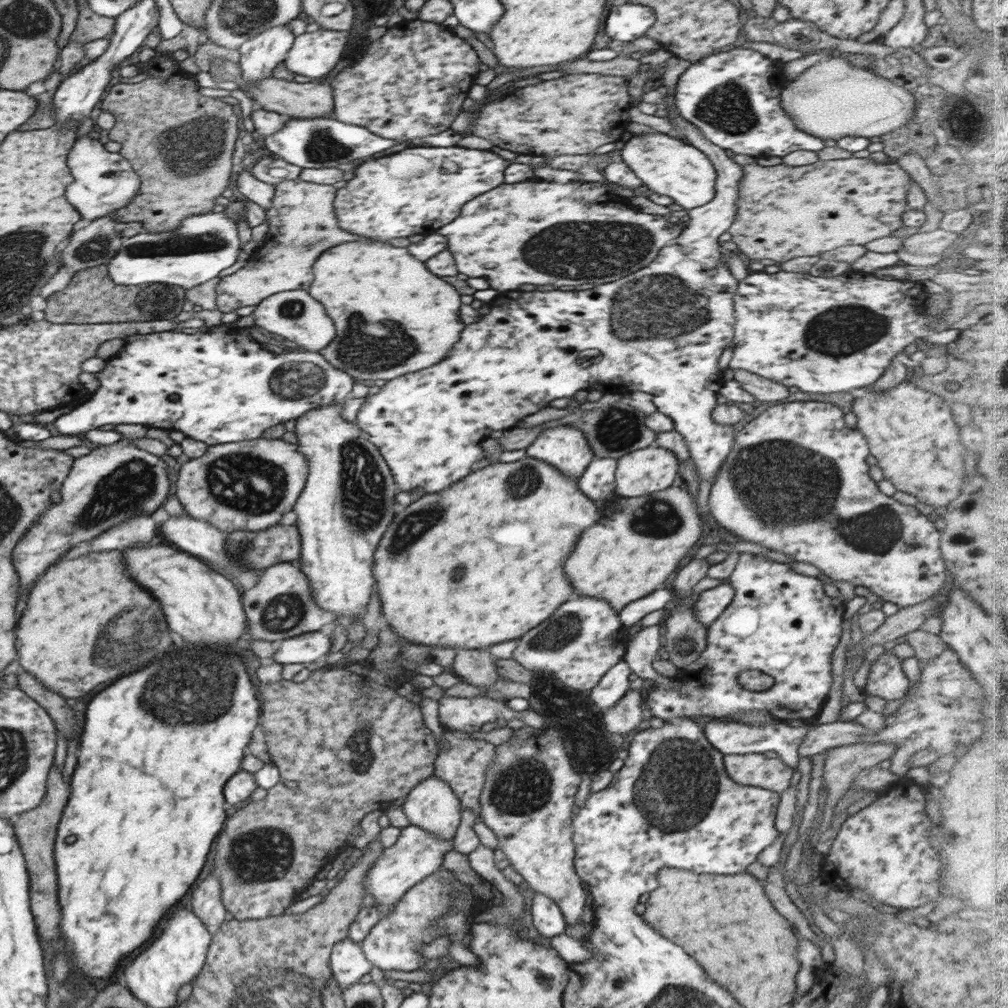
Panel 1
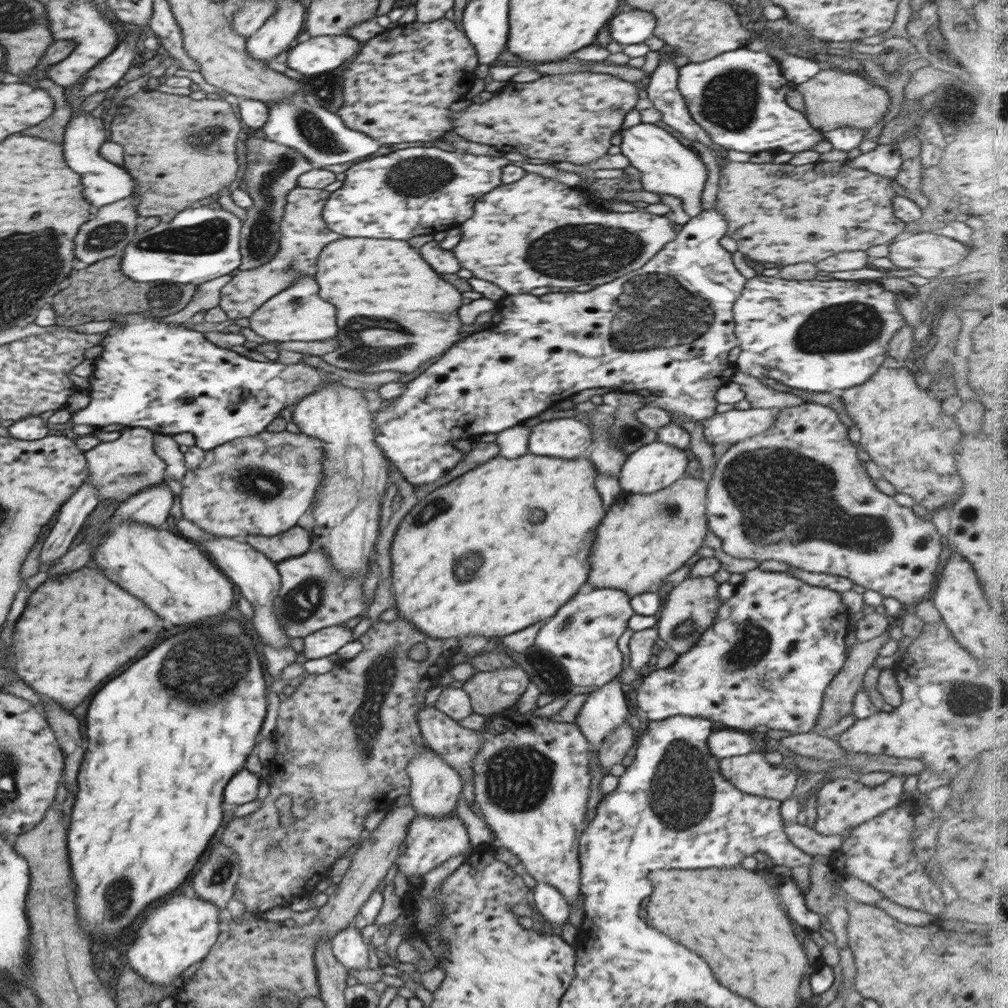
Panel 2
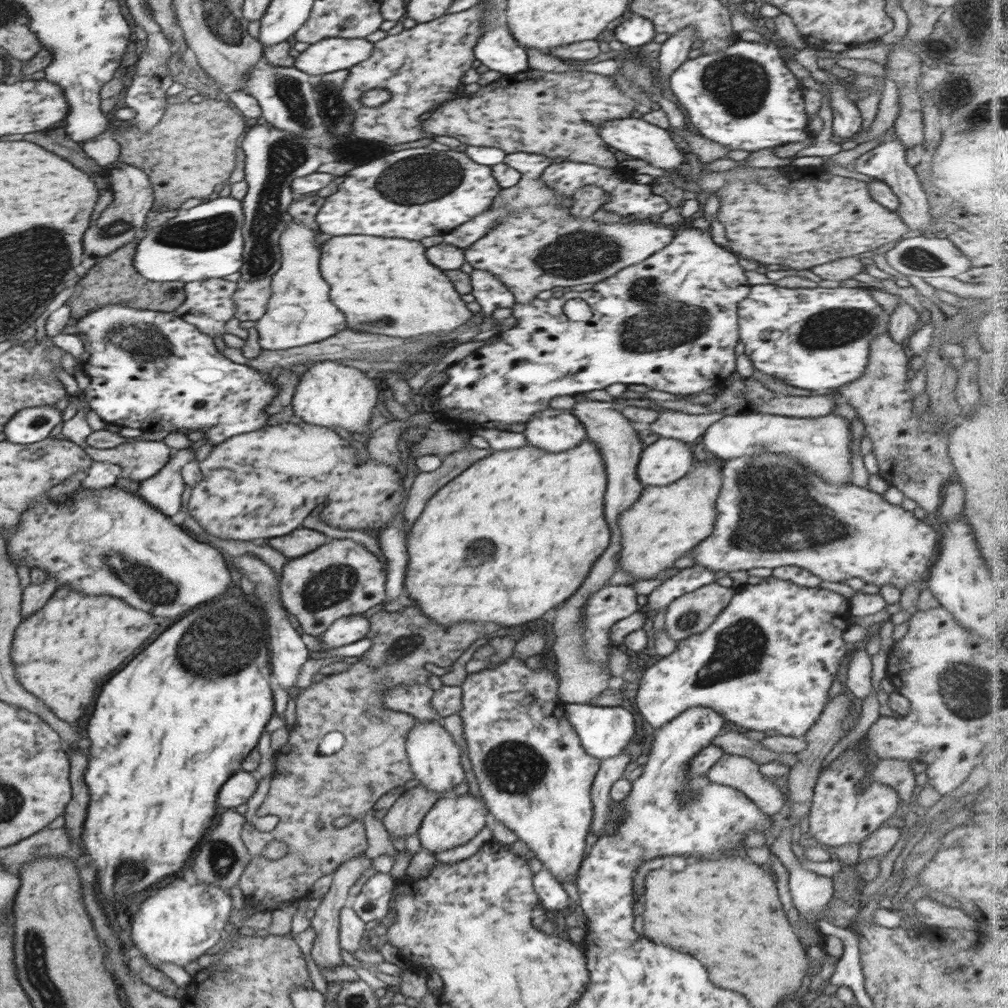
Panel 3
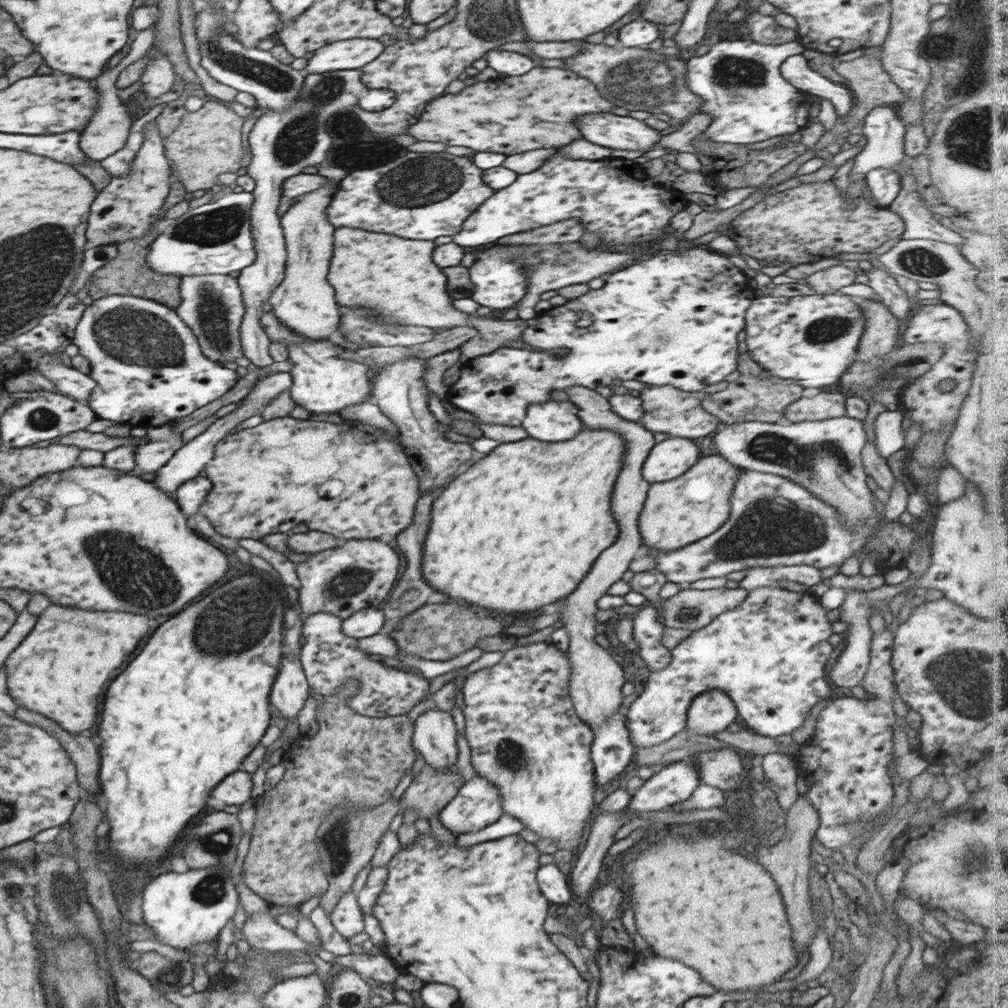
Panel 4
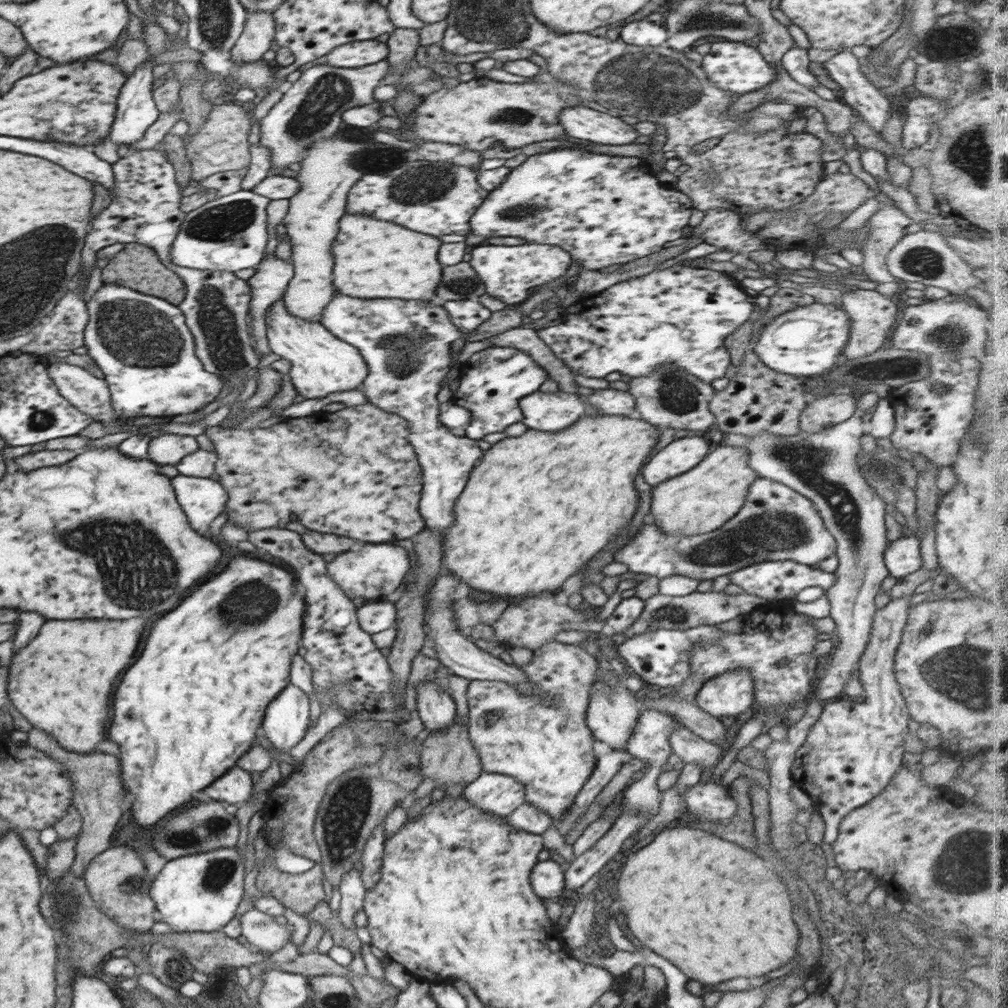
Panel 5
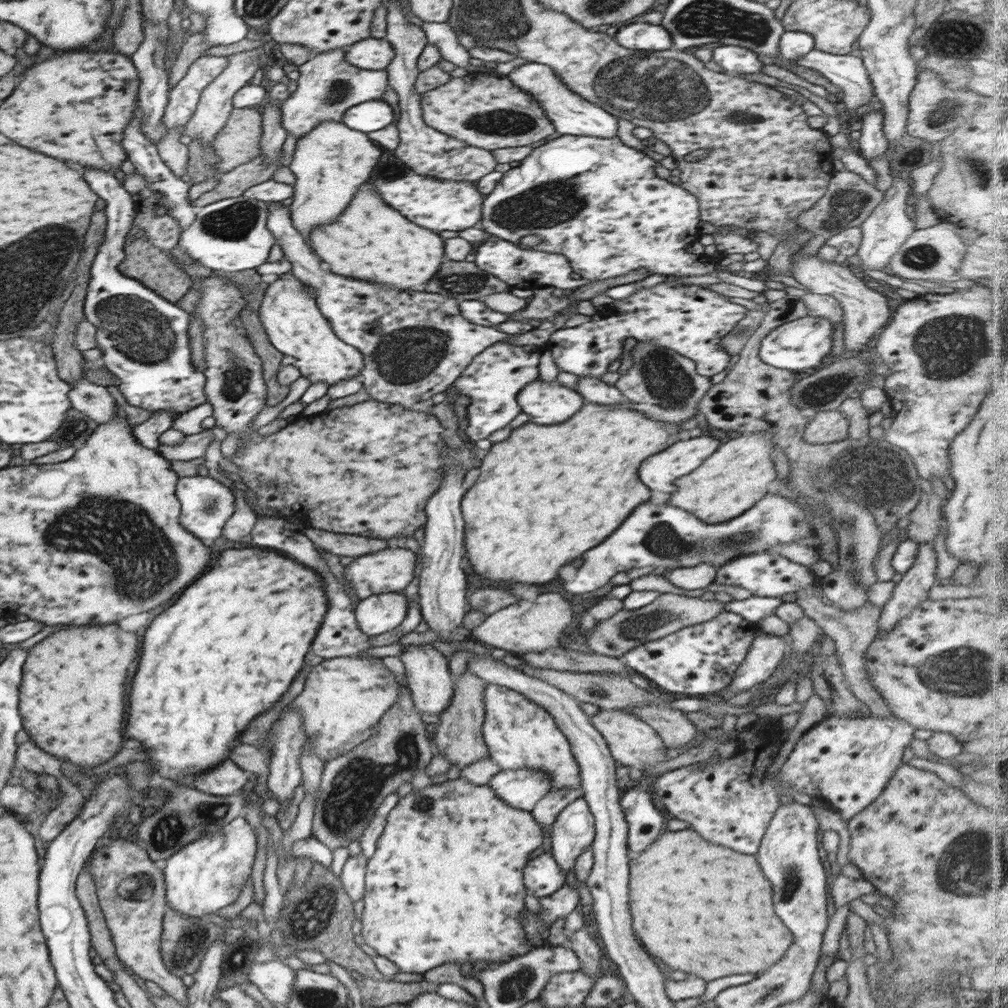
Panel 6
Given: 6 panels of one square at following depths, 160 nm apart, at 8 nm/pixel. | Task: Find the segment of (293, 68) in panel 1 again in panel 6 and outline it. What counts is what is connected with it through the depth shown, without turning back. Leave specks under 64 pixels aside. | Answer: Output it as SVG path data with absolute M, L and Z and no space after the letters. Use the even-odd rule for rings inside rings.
M365 38L351 44L345 54L345 59L362 70L387 70L394 58L393 46L384 38Z

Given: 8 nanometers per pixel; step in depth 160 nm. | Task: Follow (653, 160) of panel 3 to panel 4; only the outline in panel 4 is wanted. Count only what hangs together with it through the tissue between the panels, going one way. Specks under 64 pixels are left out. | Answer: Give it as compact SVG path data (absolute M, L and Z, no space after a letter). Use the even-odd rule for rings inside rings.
M614 108L610 113L582 115L577 126L588 142L614 150L652 149L664 134L629 115L614 114Z

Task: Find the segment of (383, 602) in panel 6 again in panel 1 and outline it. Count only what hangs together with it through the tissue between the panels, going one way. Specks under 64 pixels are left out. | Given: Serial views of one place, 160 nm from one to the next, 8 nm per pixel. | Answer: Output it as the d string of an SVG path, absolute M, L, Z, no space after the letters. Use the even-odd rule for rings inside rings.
M325 629L282 640L277 642L276 648L272 663L282 666L303 663L308 666L330 652L332 639L329 629Z

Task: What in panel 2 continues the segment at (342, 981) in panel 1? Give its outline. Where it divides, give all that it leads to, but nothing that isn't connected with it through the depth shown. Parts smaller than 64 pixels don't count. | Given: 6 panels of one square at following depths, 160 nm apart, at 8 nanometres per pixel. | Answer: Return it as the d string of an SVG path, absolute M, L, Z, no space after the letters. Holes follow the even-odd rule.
M354 924L339 930L331 941L334 956L347 970L367 968L370 960L368 941L362 940L360 930Z

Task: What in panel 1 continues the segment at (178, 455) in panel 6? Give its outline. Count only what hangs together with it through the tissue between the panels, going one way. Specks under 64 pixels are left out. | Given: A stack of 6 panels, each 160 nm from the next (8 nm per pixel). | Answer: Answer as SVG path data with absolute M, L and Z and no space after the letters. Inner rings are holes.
M116 424L114 430L122 435L122 440L92 449L86 456L74 460L61 486L62 501L52 502L15 546L13 565L19 574L19 594L78 542L90 540L133 516L150 515L166 502L170 492L166 462L133 443L144 438L148 429L142 424Z

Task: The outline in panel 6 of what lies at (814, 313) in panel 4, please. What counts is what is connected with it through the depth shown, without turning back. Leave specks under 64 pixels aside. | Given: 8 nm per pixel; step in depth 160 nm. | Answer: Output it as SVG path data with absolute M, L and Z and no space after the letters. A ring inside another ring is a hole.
M809 315L798 317L792 322L774 328L761 340L759 357L762 362L784 370L799 371L804 368L818 368L824 356L831 352L835 330L836 326L830 323L830 318Z

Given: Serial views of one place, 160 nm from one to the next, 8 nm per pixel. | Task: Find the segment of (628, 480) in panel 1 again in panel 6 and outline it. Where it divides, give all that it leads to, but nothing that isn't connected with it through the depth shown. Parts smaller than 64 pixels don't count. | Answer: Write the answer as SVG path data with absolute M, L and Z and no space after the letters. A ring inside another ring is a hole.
M706 434L676 442L668 450L654 454L646 458L646 462L642 462L640 480L652 490L670 494L677 488L674 480L697 470L720 446L721 442Z

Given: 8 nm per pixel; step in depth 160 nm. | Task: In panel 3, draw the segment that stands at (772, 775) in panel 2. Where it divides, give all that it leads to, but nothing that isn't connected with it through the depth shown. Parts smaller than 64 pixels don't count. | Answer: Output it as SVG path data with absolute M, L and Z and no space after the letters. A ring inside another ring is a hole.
M724 753L706 773L710 782L722 786L731 786L743 792L750 798L764 815L772 816L780 811L787 801L786 791L778 789L774 779L766 777L760 772L760 764L749 758L744 758L736 754Z

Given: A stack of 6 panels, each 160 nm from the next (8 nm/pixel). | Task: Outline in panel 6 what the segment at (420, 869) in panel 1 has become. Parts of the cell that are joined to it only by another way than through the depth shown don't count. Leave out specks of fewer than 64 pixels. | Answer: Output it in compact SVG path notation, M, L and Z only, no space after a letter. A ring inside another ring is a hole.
M531 768L501 770L487 782L510 808L532 811L551 790L552 777L546 771Z

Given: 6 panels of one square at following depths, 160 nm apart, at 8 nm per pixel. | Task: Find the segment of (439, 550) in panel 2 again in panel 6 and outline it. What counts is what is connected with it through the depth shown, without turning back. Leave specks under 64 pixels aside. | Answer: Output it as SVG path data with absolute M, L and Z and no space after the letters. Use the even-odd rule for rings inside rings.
M584 404L574 416L570 416L570 420L566 420L562 424L538 426L538 424L528 421L528 424L516 428L508 440L492 446L492 454L488 452L488 456L482 460L482 468L480 468L480 476L478 476L476 484L466 491L461 500L461 511L466 524L465 548L476 574L480 574L484 580L488 578L489 585L493 586L496 586L496 580L500 580L500 582L508 582L508 580L512 580L512 582L514 580L516 582L550 582L550 580L554 580L558 574L558 568L562 568L566 562L578 558L586 550L598 546L600 542L604 542L604 538L608 538L630 516L630 512L638 504L642 504L650 498L650 490L640 482L636 468L640 468L640 464L650 454L658 454L658 452L666 450L668 446L672 446L674 442L678 442L678 434L674 434L674 424L650 420L648 416L632 410L630 404L618 404L616 410L614 410L614 406Z

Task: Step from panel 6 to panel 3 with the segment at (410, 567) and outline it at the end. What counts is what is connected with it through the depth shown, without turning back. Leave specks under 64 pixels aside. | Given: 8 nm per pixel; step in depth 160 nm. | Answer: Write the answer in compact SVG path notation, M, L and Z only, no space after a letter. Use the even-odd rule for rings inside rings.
M336 539L324 543L316 550L301 557L289 559L283 568L279 590L283 606L296 616L303 632L314 637L323 632L339 618L352 615L362 615L376 604L385 603L387 574L382 571L382 562L378 556L368 551L362 544L351 539Z

